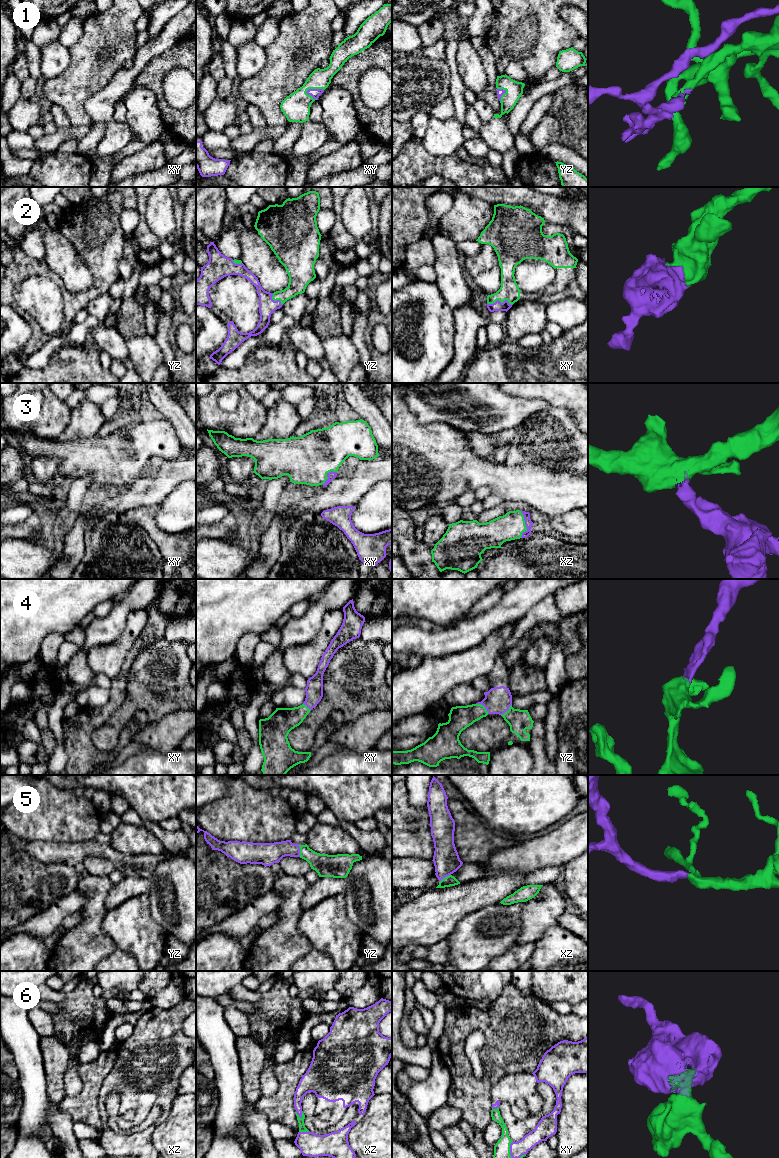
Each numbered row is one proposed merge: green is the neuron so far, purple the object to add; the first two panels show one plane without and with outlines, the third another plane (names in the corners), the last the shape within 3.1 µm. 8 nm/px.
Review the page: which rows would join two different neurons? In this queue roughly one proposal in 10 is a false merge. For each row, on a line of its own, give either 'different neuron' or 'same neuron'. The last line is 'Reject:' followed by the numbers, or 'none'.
1: same neuron
2: same neuron
3: same neuron
4: same neuron
5: same neuron
6: same neuron
Reject: none

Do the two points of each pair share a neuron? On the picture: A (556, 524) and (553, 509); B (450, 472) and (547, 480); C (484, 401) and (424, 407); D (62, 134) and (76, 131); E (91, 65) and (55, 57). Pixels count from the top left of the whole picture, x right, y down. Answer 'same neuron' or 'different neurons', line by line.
A: different neurons
B: same neuron
C: same neuron
D: same neuron
E: different neurons

